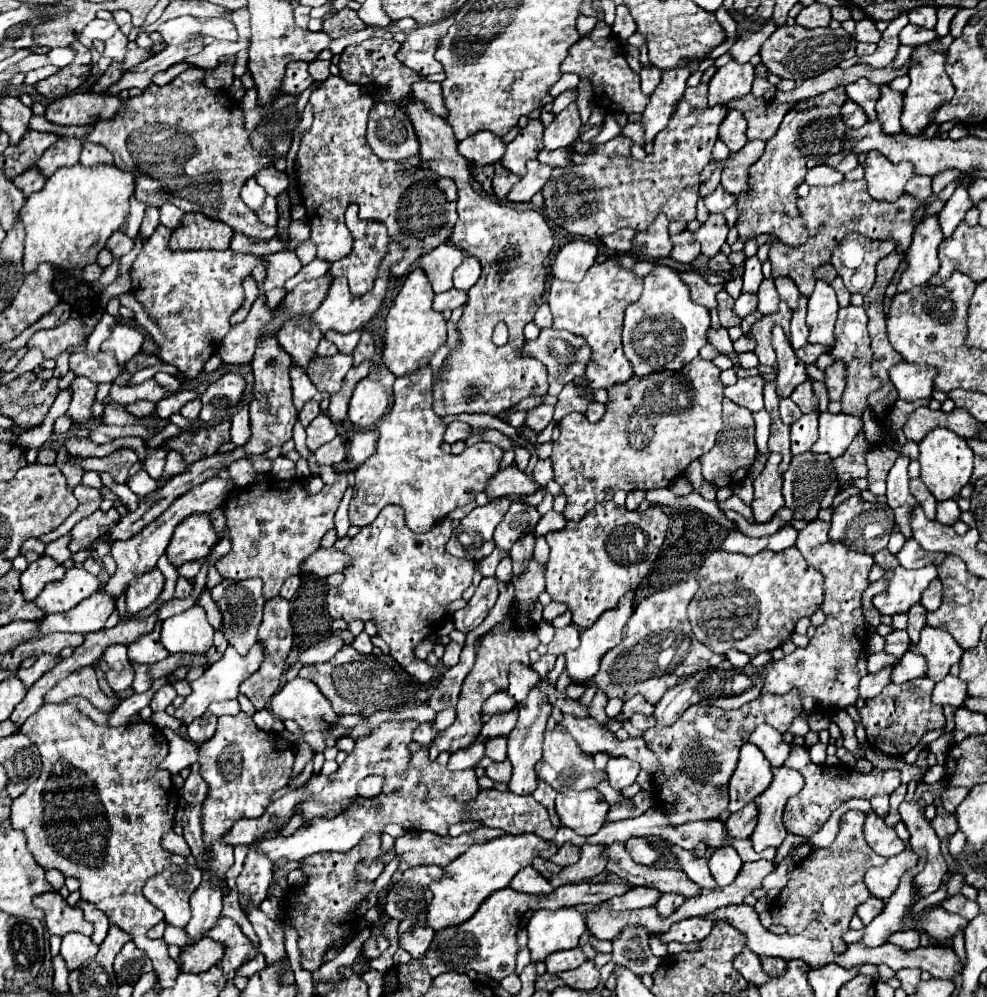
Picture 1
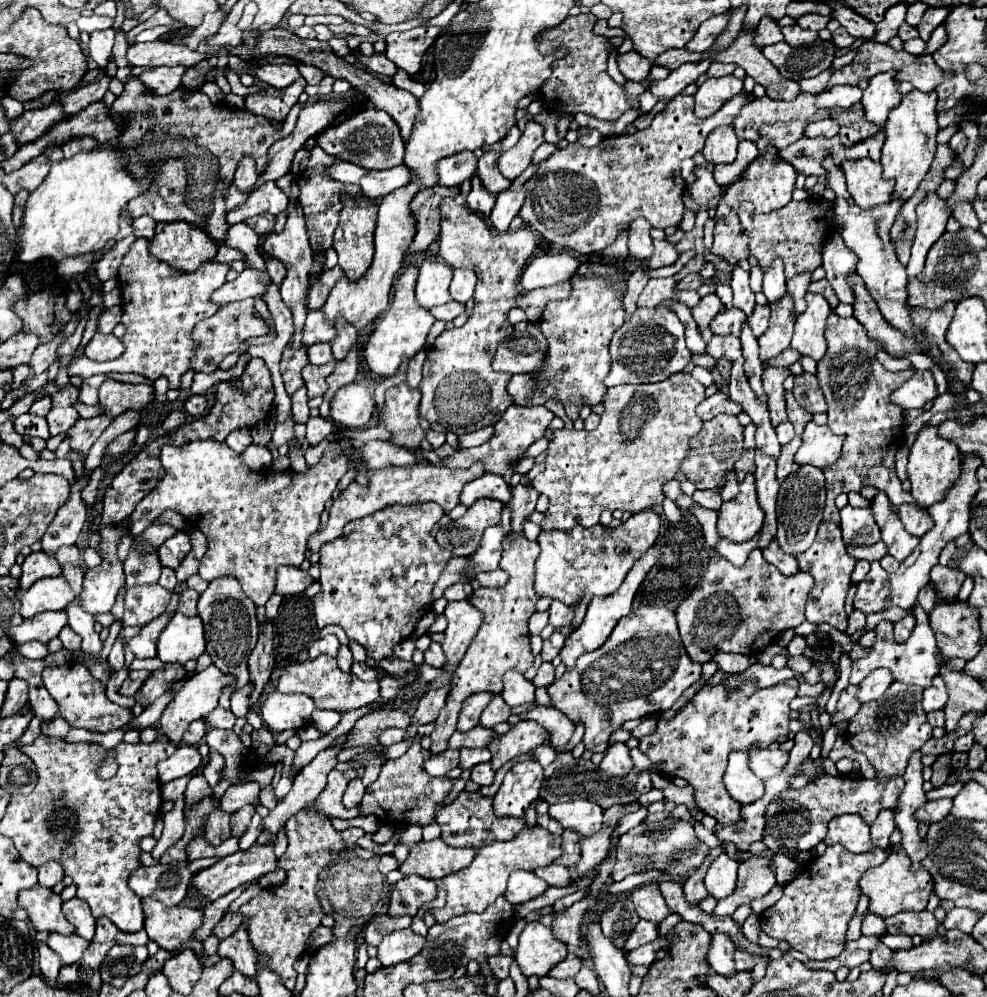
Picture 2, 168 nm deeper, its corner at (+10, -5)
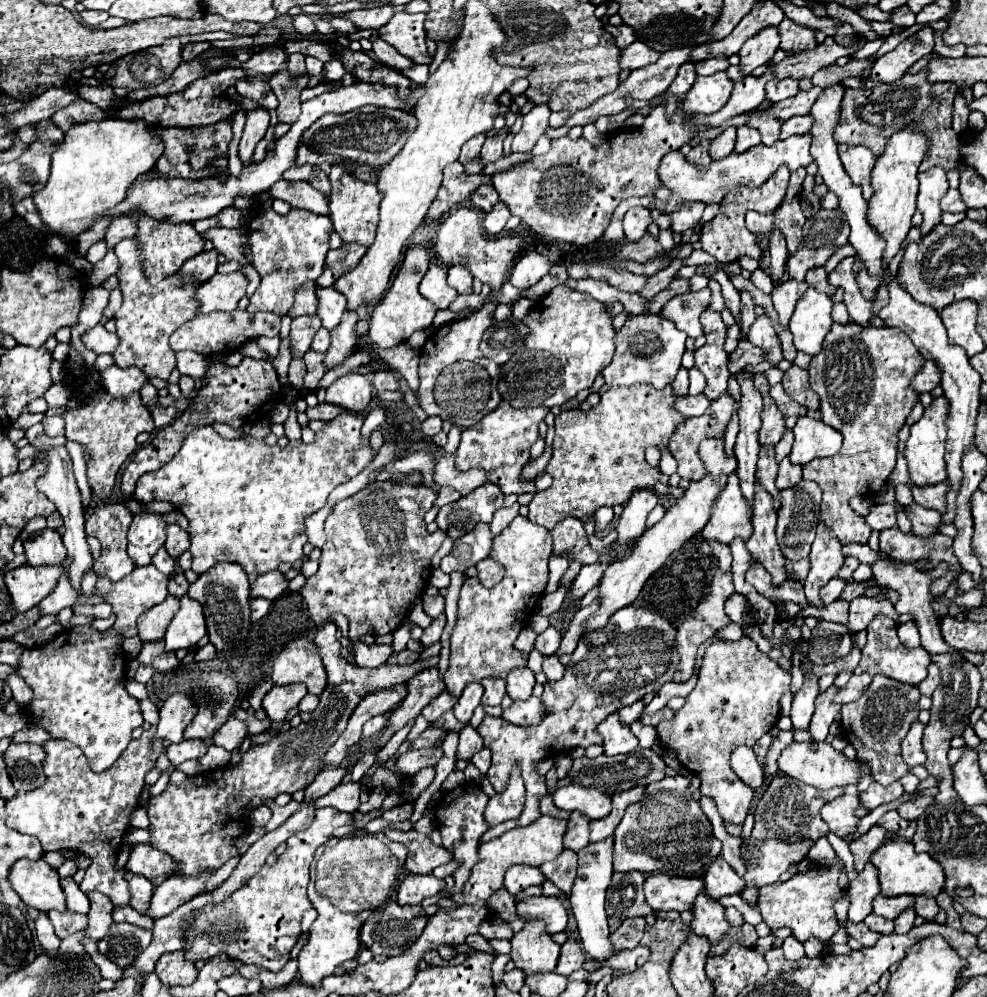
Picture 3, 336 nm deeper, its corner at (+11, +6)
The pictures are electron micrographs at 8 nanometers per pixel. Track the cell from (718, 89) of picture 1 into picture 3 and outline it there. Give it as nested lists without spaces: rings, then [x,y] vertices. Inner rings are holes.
[[[726,72],[714,76],[698,76],[690,92],[684,96],[684,112],[688,114],[714,114],[718,112],[732,94],[732,80]]]

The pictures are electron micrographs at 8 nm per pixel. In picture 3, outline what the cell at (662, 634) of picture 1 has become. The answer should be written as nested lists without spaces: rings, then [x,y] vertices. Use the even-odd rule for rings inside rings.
[[[632,606],[620,608],[612,614],[604,628],[588,632],[580,638],[572,660],[566,666],[564,678],[544,684],[544,718],[540,724],[522,727],[508,724],[502,718],[484,716],[478,726],[478,734],[492,753],[486,778],[496,792],[502,792],[508,784],[512,766],[520,766],[526,784],[526,804],[516,820],[516,826],[528,826],[542,816],[540,798],[546,796],[548,790],[542,776],[536,772],[536,764],[540,760],[554,758],[562,754],[562,750],[574,750],[578,746],[602,745],[603,738],[596,732],[596,726],[608,714],[642,700],[648,692],[658,692],[662,684],[672,680],[680,662],[674,638],[674,626],[656,612]]]

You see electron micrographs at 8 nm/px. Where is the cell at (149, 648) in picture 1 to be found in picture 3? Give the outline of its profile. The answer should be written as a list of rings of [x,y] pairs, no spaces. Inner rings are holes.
[[[168,596],[162,604],[150,608],[148,612],[144,612],[138,618],[138,636],[142,642],[152,642],[152,640],[160,640],[168,628],[168,624],[172,622],[174,614],[178,612],[180,602],[176,596]]]

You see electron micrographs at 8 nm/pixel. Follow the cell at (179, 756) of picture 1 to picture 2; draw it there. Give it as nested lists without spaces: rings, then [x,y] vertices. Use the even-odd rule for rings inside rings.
[[[181,743],[181,745],[177,745],[177,749],[171,757],[167,757],[165,761],[161,761],[157,765],[159,779],[161,779],[161,783],[169,783],[173,779],[179,779],[179,777],[195,771],[199,767],[199,763],[201,763],[201,755],[199,755],[197,747]]]

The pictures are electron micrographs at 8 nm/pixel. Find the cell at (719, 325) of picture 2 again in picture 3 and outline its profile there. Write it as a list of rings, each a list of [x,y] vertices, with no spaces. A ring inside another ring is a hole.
[[[708,308],[700,316],[700,324],[704,328],[706,344],[694,352],[696,356],[696,368],[706,378],[704,394],[710,400],[716,400],[720,394],[726,392],[726,384],[730,378],[728,372],[728,354],[724,352],[724,338],[726,338],[726,326],[720,318],[720,312],[714,312]]]

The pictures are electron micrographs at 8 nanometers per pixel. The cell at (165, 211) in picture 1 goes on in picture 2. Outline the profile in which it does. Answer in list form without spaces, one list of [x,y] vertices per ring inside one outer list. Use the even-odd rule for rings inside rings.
[[[143,215],[139,219],[133,221],[133,235],[135,237],[147,237],[147,239],[153,239],[153,231],[155,231],[155,219],[149,217],[149,215]]]

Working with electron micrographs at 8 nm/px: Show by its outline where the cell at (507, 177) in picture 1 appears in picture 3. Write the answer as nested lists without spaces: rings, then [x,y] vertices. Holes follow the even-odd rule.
[[[500,132],[500,134],[496,134],[496,136],[488,136],[486,138],[486,142],[484,142],[484,146],[482,146],[482,160],[486,162],[486,164],[490,164],[490,162],[496,162],[498,158],[502,158],[502,142],[504,142],[504,132]]]

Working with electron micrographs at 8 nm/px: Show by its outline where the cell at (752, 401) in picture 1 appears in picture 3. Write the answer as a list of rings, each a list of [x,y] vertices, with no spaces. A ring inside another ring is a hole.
[[[698,394],[698,396],[684,396],[684,398],[676,398],[676,410],[682,414],[682,416],[700,416],[708,410],[710,406],[710,400],[704,396],[704,394]]]

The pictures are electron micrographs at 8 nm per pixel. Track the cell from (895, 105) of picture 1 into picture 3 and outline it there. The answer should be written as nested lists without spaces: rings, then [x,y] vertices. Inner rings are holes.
[[[924,26],[914,36],[906,38],[892,52],[880,56],[872,66],[872,80],[892,84],[906,74],[906,70],[918,62],[922,56],[934,50],[934,30]]]

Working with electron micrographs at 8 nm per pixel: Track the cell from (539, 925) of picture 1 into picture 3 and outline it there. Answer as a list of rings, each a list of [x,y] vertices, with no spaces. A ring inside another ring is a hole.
[[[532,920],[524,924],[524,928],[518,934],[514,934],[510,942],[510,958],[514,960],[516,968],[526,972],[526,976],[554,972],[560,956],[560,944],[556,944],[550,938],[550,934],[546,934],[544,922]]]

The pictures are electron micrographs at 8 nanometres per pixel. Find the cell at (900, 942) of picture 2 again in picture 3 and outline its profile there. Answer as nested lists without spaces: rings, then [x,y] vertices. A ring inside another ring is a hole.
[[[906,908],[906,910],[894,920],[894,924],[896,924],[894,932],[896,932],[896,934],[906,934],[906,932],[914,926],[914,920],[916,920],[914,908]]]

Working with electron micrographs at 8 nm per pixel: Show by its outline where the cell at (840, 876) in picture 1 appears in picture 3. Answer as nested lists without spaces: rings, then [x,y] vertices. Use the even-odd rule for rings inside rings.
[[[840,864],[838,866],[814,866],[806,874],[796,874],[786,882],[776,882],[760,888],[758,908],[764,922],[770,928],[788,926],[794,930],[794,938],[800,942],[808,940],[808,936],[816,936],[822,942],[828,942],[838,932],[838,920],[832,910],[832,902],[840,896],[848,896],[838,888]]]

